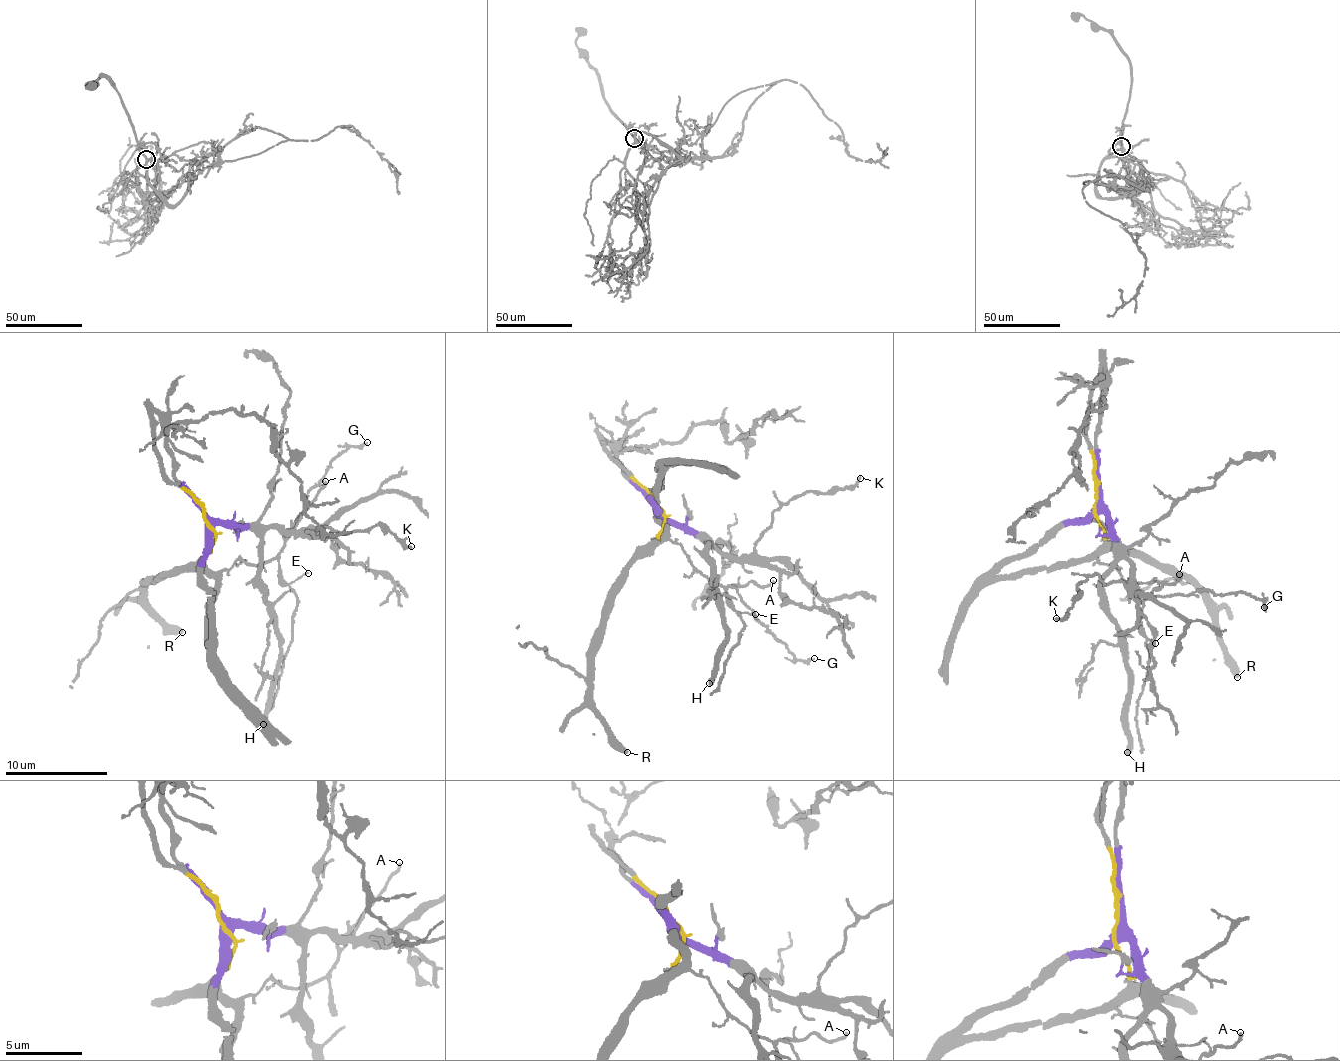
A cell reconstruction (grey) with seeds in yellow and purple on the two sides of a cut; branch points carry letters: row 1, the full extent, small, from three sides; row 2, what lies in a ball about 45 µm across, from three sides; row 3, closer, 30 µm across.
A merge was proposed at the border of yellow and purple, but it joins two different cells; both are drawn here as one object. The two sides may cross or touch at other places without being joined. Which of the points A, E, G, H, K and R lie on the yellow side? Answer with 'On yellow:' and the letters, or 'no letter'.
On yellow: A, E, G, R

